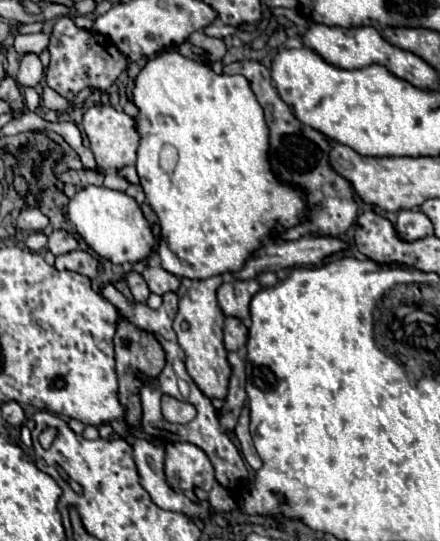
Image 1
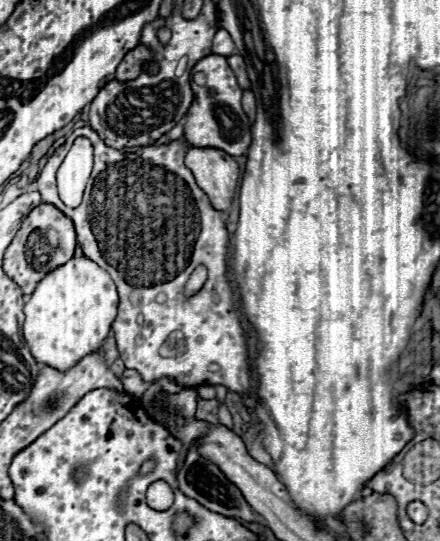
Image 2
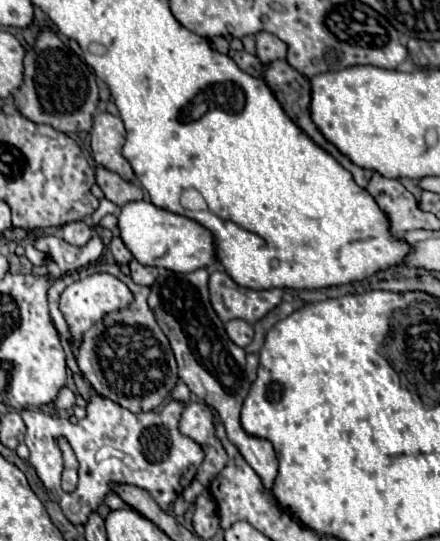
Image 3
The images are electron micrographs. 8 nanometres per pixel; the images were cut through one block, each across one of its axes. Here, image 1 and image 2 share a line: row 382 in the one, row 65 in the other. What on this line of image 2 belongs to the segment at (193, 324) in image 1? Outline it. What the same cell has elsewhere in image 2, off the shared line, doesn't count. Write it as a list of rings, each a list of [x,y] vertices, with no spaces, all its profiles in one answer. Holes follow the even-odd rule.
[[[210,54],[202,58],[192,72],[202,72],[206,76],[206,88],[194,88],[194,102],[184,116],[184,138],[190,146],[200,148],[218,148],[232,156],[246,154],[252,136],[250,136],[250,120],[244,114],[240,100],[242,100],[242,88],[236,82],[234,72],[230,70],[224,56]]]

